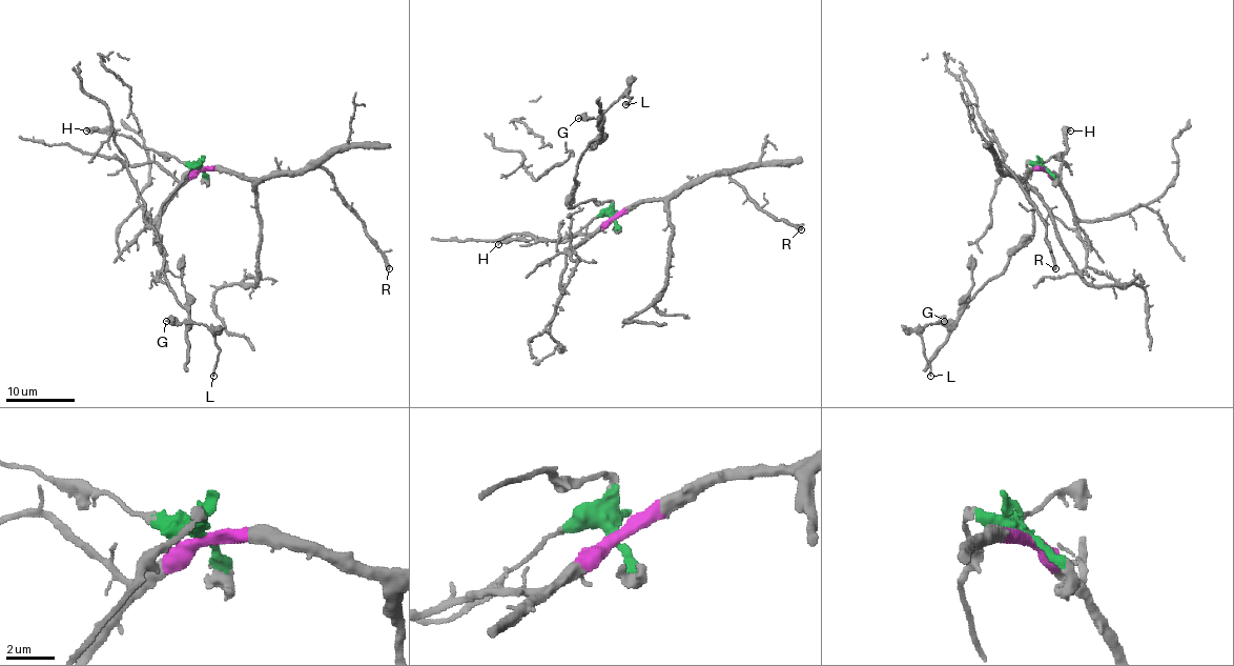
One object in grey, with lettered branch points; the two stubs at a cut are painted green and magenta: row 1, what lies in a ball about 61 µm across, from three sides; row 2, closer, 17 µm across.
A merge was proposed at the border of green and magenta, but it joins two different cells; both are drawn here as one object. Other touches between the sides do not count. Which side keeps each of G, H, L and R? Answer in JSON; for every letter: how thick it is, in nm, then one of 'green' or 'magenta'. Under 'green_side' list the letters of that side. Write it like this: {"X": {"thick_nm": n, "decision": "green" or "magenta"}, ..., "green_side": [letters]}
{"G": {"thick_nm": 440, "decision": "green"}, "H": {"thick_nm": 360, "decision": "green"}, "L": {"thick_nm": 150, "decision": "green"}, "R": {"thick_nm": 380, "decision": "magenta"}, "green_side": ["G", "H", "L"]}

